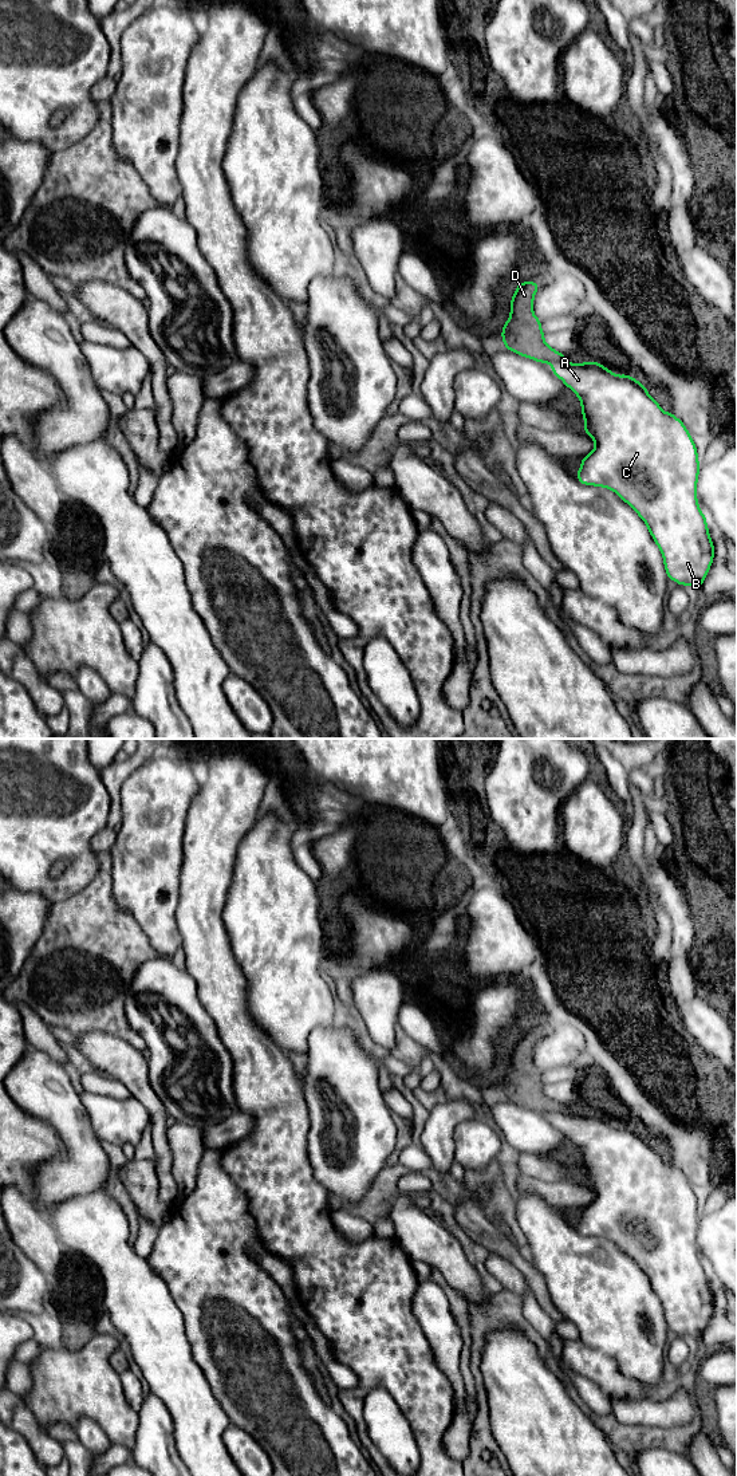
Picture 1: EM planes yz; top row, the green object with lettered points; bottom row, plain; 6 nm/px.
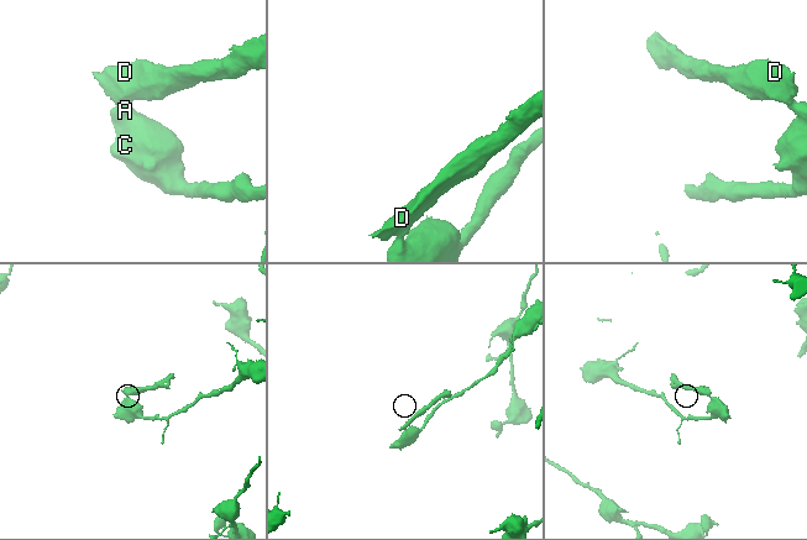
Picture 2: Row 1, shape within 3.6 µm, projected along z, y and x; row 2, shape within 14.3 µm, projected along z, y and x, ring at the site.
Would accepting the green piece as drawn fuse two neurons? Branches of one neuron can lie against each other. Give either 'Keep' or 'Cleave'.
Keep

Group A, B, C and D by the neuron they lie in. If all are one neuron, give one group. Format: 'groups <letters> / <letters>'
groups A B C D

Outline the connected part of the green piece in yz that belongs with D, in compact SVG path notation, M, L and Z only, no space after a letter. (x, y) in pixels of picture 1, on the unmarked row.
M529 1031L517 1034L509 1070L500 1082L504 1098L536 1113L551 1114L551 1122L579 1148L584 1184L596 1197L582 1208L578 1232L614 1241L646 1274L663 1307L667 1330L701 1341L714 1310L714 1295L697 1251L699 1213L689 1181L671 1162L665 1164L643 1134L630 1125L616 1127L599 1113L570 1114L565 1106L551 1099L532 1058L539 1038Z

